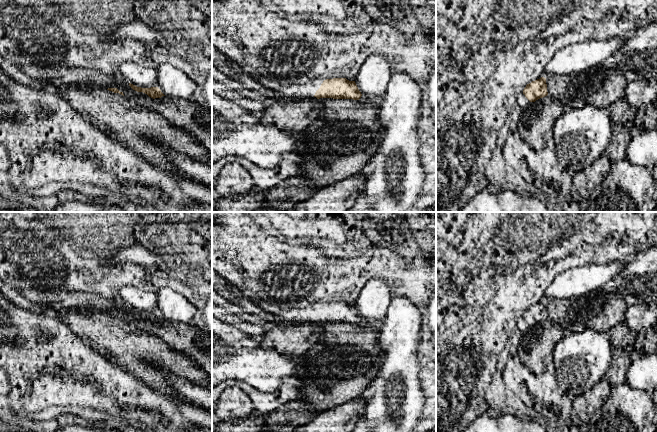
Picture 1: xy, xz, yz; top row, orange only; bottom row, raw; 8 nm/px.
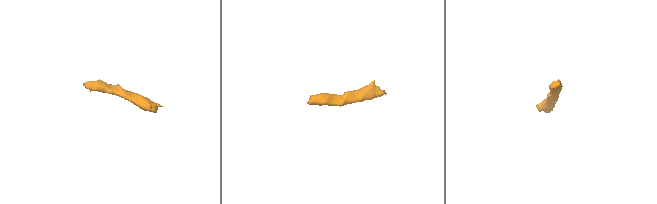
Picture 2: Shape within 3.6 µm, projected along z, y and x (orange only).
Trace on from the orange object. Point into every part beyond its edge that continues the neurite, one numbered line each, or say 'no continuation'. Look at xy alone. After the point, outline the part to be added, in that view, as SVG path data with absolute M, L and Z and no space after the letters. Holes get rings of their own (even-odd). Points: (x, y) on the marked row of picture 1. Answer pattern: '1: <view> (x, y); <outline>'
no continuation

